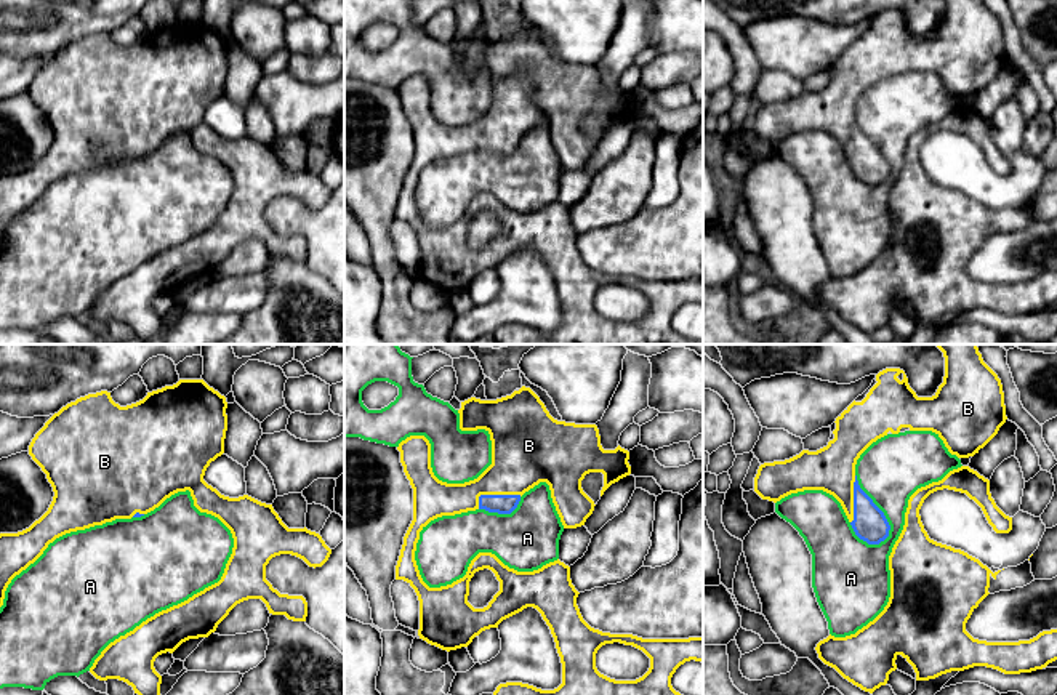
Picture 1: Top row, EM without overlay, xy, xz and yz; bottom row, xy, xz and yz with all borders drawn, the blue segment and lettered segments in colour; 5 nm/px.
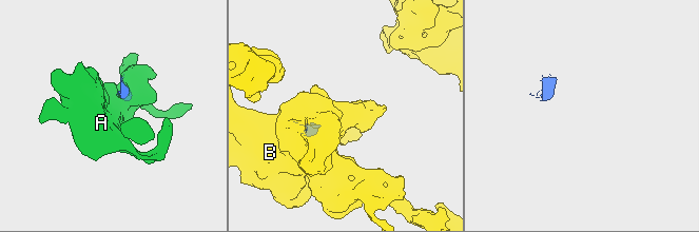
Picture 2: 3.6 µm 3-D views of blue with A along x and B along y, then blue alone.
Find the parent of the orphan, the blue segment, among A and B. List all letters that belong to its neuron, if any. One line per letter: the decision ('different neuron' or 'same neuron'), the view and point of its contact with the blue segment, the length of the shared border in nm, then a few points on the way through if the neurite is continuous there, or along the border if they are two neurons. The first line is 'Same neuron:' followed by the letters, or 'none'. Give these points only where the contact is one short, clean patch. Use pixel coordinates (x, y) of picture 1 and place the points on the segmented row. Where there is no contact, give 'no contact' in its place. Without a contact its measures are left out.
Same neuron: B
A: different neuron; meets blue in yz at (880, 510); contact 380 nm long
B: same neuron; meets blue in xz at (494, 495); contact 240 nm long

